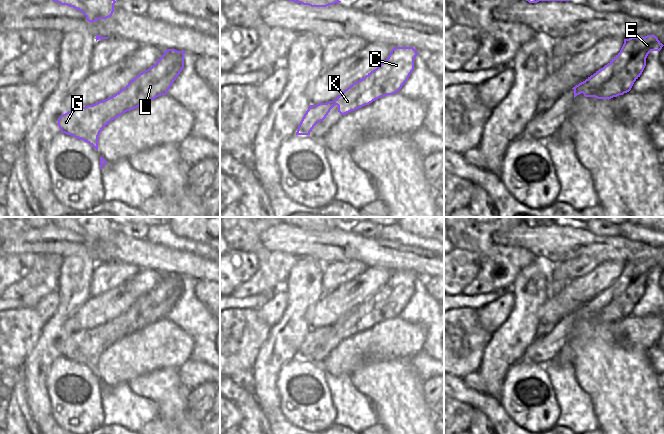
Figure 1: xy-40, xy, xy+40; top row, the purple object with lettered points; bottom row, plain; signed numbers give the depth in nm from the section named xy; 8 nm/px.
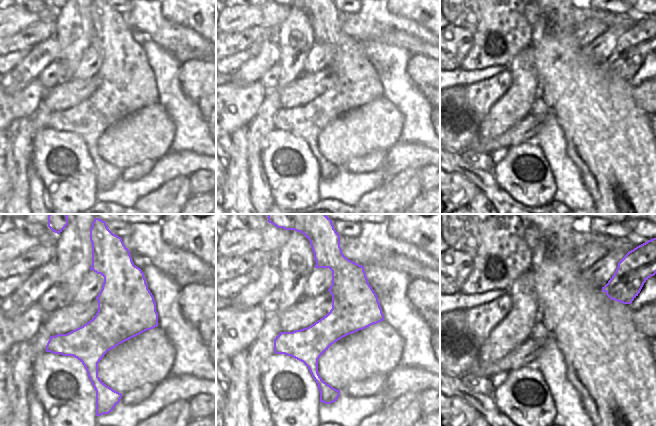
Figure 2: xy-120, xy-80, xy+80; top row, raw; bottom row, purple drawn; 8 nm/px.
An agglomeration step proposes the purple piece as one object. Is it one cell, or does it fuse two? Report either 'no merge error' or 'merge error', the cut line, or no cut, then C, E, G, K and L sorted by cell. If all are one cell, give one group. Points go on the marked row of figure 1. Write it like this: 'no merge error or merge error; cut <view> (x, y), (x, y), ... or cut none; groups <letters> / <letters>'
merge error; cut xy+40 (603, 67), (612, 68), (612, 77), (624, 92); groups C E / G K L

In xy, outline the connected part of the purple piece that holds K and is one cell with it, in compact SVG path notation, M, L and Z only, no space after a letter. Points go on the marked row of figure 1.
M377 67L342 91L333 101L310 105L298 126L296 135L310 135L314 126L323 121L335 105L338 106L338 112L344 116L381 97L398 93L397 86L395 81L383 79L380 68Z

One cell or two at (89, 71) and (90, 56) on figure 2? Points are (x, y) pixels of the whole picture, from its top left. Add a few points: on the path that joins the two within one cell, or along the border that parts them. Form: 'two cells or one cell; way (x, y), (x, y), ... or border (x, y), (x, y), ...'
one cell; way (89, 67), (90, 60)

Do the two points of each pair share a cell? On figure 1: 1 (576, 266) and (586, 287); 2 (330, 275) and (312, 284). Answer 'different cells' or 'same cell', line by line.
1: different cells
2: different cells

